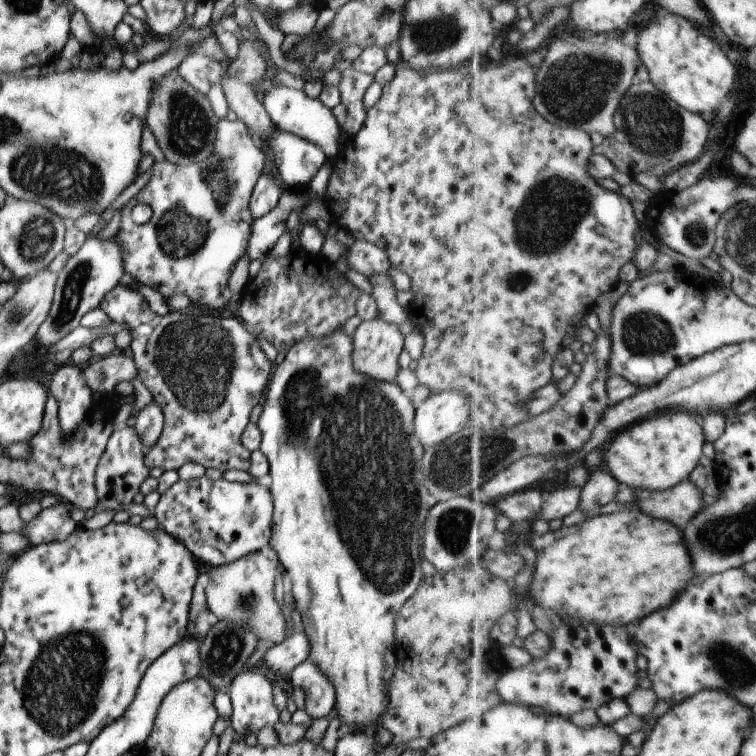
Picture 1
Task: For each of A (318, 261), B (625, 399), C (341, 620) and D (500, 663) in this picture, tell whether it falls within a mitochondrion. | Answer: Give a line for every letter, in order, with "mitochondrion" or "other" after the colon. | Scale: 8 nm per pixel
A: other
B: other
C: other
D: other

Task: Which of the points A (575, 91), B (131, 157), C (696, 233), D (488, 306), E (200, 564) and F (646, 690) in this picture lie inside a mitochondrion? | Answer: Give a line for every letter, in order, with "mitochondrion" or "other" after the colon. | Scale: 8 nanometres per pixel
A: mitochondrion
B: other
C: mitochondrion
D: other
E: other
F: other

